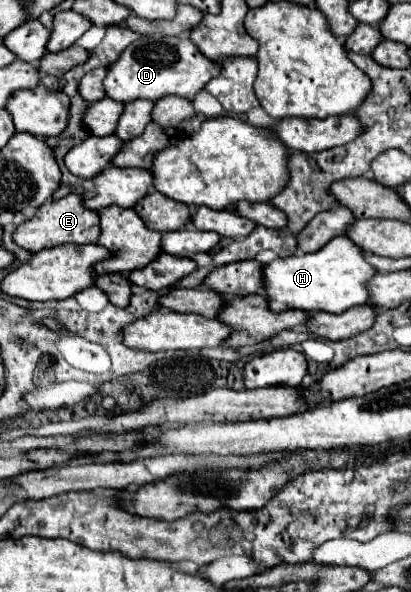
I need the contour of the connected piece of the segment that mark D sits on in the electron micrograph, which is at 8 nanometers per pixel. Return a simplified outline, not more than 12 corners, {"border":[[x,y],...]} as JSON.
{"border":[[141,36],[109,66],[129,102],[193,100],[221,74],[189,38]]}

